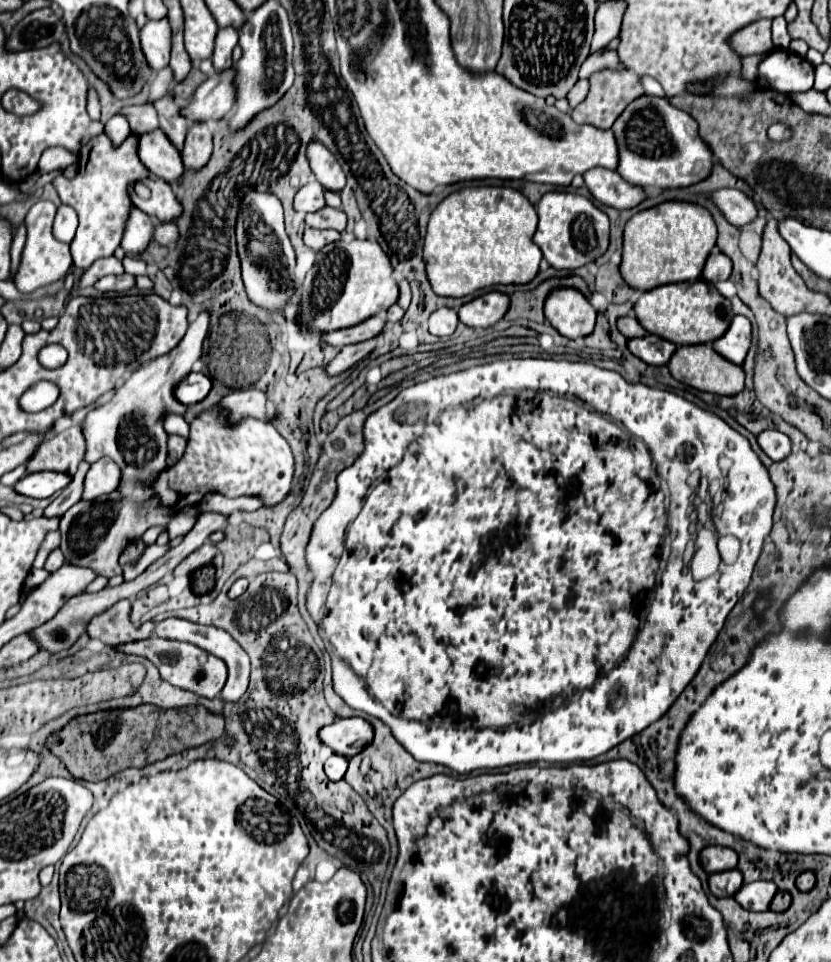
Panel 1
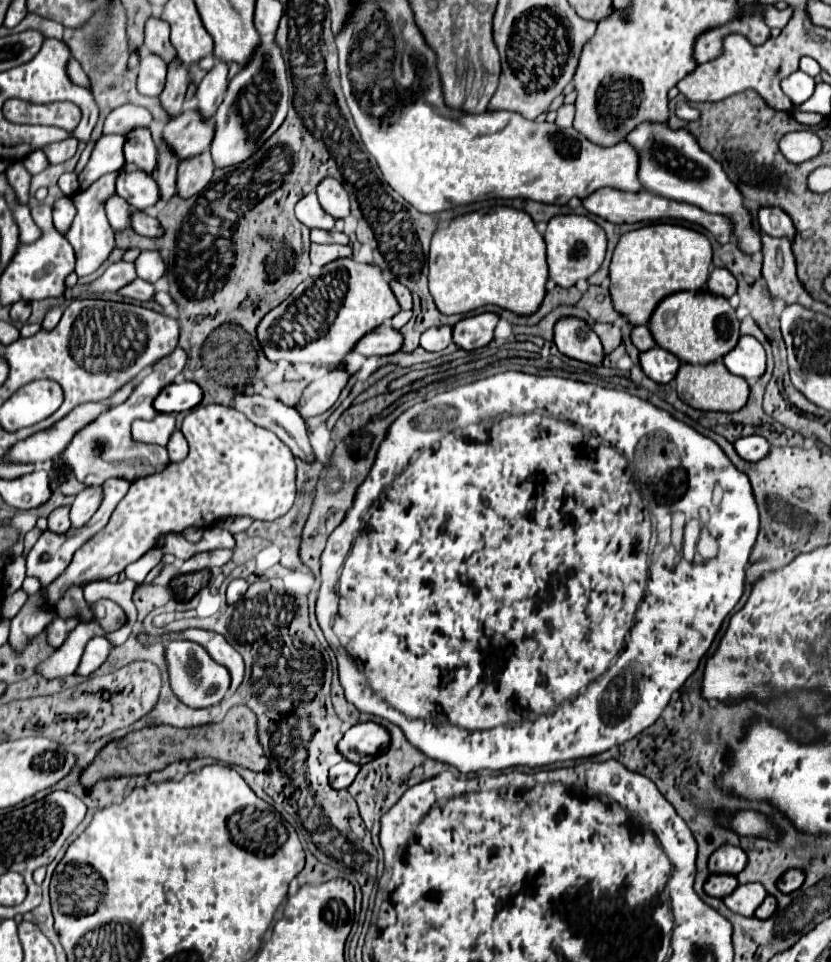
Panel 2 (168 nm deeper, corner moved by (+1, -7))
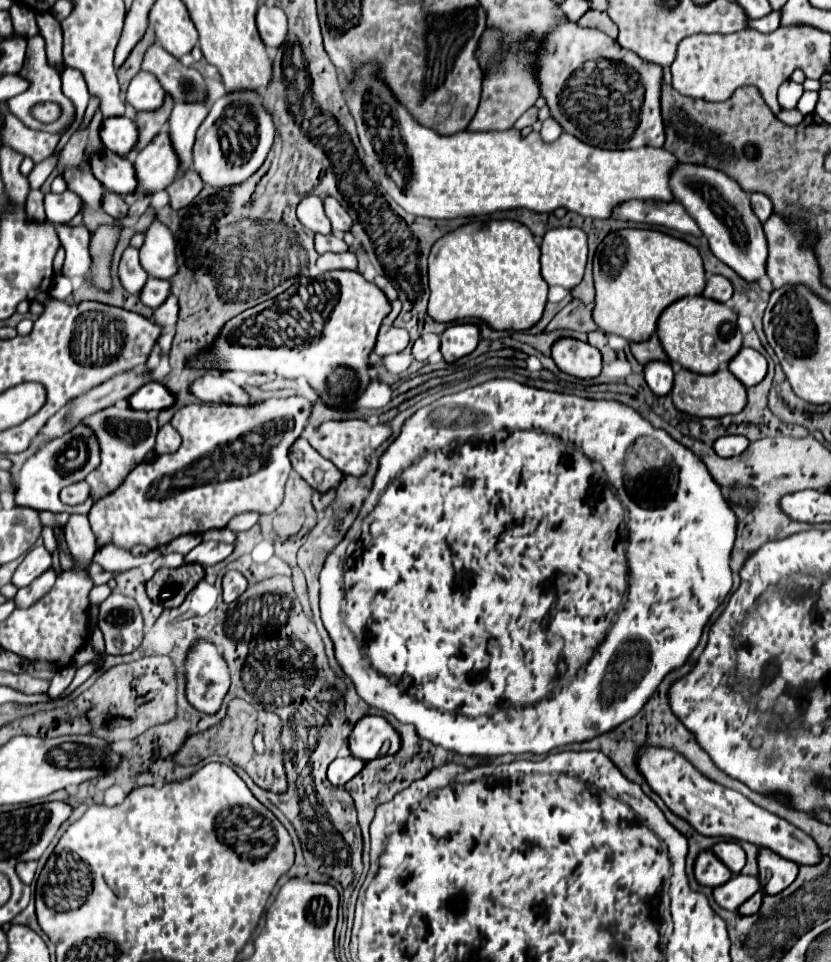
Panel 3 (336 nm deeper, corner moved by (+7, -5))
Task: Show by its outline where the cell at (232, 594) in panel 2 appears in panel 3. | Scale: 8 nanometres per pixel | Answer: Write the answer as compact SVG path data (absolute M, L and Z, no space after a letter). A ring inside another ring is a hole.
M226 572L222 578L222 590L224 590L224 602L234 602L244 590L246 590L248 582L240 572Z

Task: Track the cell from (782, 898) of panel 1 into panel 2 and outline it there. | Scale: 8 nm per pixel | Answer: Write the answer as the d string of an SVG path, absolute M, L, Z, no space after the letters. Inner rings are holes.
M766 896L764 902L758 906L758 910L754 912L754 916L766 920L770 914L774 914L774 910L776 910L776 898L774 896Z

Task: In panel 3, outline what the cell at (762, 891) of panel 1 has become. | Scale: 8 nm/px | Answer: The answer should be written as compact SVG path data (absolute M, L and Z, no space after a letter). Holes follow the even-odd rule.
M734 876L726 884L714 888L716 902L726 910L738 910L748 898L752 898L760 890L760 884L754 876Z

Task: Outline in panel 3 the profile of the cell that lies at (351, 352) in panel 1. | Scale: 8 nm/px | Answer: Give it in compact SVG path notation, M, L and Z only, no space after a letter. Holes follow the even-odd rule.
M312 392L290 398L270 398L248 408L208 402L180 408L170 422L182 436L178 452L162 454L154 462L138 464L114 492L92 506L88 518L96 536L96 546L102 548L110 542L118 548L132 550L136 544L142 544L148 550L156 550L182 534L204 534L214 528L226 528L230 518L242 512L274 512L284 500L284 488L292 470L288 448L306 426L316 400L318 396Z

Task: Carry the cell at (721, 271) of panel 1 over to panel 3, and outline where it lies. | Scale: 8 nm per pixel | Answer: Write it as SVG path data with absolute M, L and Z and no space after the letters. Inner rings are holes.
M714 274L706 280L706 288L702 292L706 298L712 298L712 300L718 300L718 302L728 302L732 298L732 284L728 278L720 276L720 274Z

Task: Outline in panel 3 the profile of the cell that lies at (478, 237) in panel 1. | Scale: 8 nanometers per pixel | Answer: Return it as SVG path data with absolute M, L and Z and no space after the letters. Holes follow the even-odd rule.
M492 220L488 226L484 226L478 234L470 234L464 238L454 238L452 234L442 236L430 250L428 256L428 286L430 286L430 302L428 302L428 314L436 320L436 322L454 322L454 320L464 320L464 318L480 318L484 322L488 322L492 328L496 330L528 330L532 328L546 306L546 294L548 294L548 284L544 282L544 278L540 276L540 246L534 242L534 236L530 232L528 226L524 226L518 220Z

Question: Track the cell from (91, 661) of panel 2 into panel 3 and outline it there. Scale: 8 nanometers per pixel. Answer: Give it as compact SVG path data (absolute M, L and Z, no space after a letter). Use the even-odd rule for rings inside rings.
M70 666L70 668L62 668L60 672L56 672L56 676L54 676L52 682L50 682L48 696L52 696L52 698L60 696L60 694L70 686L70 682L74 680L74 674L76 674L76 668L74 668L74 666Z

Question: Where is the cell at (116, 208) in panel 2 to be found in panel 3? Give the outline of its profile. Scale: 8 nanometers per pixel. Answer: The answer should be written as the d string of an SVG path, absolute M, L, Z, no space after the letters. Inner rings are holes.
M68 168L64 170L64 178L68 182L68 188L76 192L86 202L86 206L100 210L100 196L104 196L104 186L96 180L96 176L92 176L92 172Z

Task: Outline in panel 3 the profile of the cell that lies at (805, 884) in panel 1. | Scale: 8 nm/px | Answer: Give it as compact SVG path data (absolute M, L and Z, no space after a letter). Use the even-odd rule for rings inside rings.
M760 850L758 856L760 866L760 886L766 894L778 894L788 888L798 874L798 866L772 850Z

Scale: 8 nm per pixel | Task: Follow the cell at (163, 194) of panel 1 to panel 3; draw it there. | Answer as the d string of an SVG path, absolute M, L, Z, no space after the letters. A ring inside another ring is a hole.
M112 152L92 158L92 172L102 182L102 186L120 196L130 196L138 188L136 170L128 158L122 158Z

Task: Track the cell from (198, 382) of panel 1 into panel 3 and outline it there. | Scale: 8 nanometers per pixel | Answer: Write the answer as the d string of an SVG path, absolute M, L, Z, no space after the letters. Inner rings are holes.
M148 382L144 384L138 392L134 392L130 398L130 408L134 410L156 410L160 412L162 408L170 408L172 402L176 402L176 396L164 388L164 384L158 382Z

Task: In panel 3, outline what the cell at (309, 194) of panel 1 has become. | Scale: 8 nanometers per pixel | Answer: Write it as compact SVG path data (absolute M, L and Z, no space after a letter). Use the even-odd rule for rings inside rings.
M314 194L304 196L304 200L300 200L300 204L298 204L296 214L298 214L298 220L312 232L320 232L320 234L332 232L332 226L328 224L328 218L322 208L320 196L314 196Z

